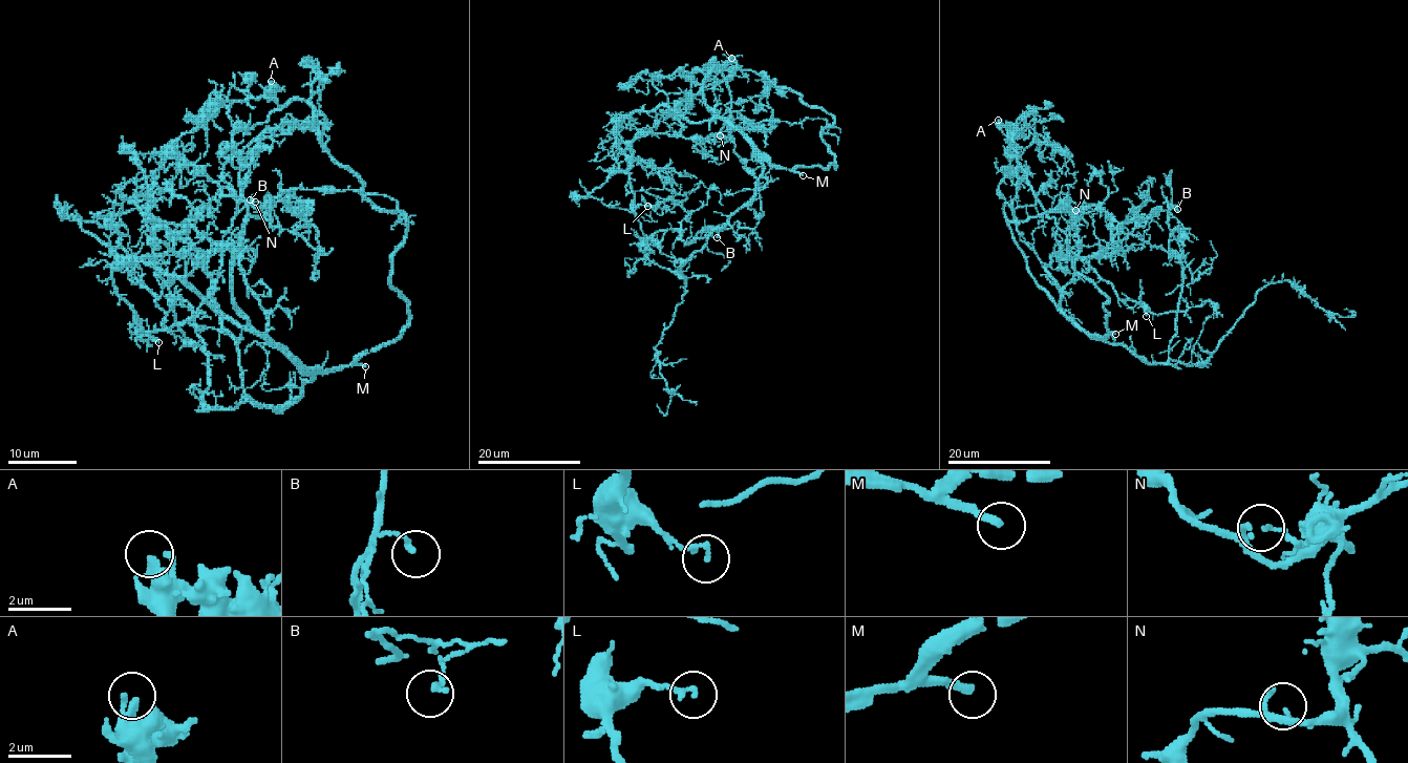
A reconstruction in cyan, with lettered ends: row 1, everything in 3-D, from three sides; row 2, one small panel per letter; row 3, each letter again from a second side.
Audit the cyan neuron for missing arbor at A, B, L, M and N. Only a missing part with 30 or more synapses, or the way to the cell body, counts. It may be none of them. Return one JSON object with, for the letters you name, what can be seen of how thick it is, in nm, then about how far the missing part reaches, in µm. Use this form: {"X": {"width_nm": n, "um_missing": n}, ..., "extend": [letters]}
{"M": {"width_nm": 240, "um_missing": 60}, "extend": ["M"]}

